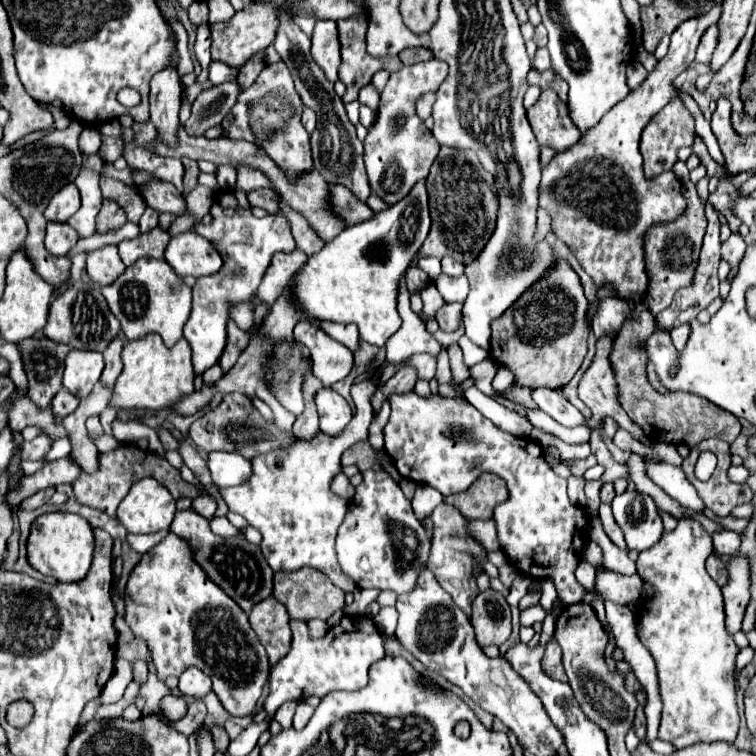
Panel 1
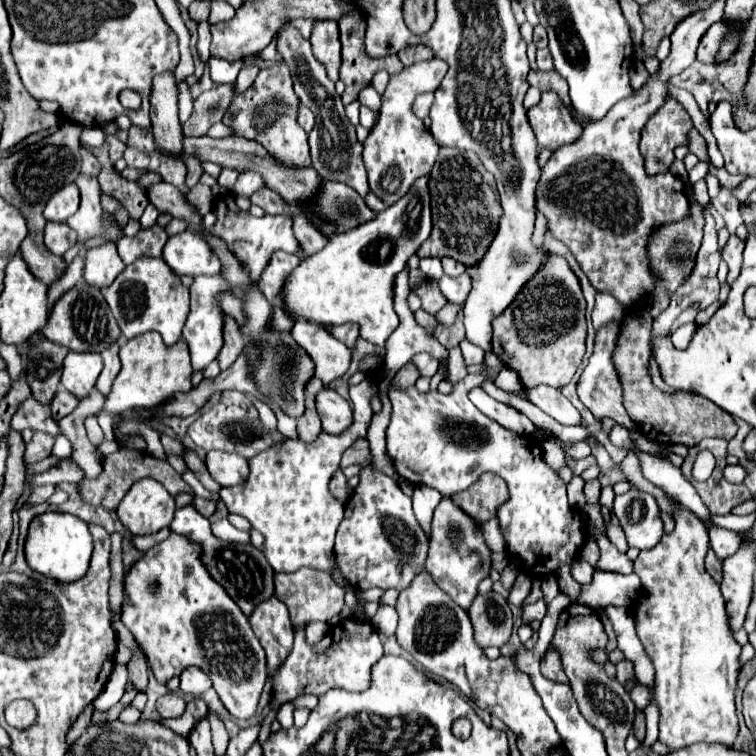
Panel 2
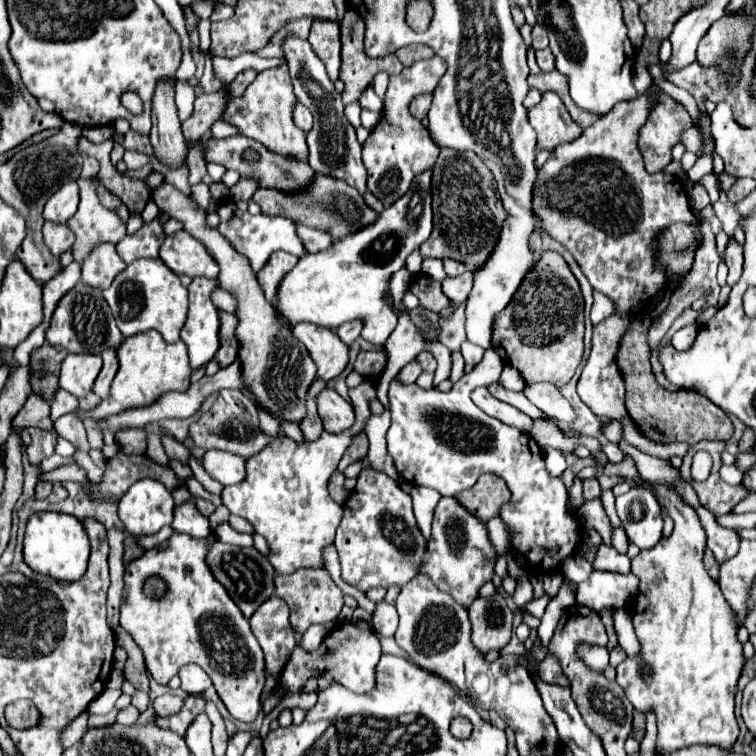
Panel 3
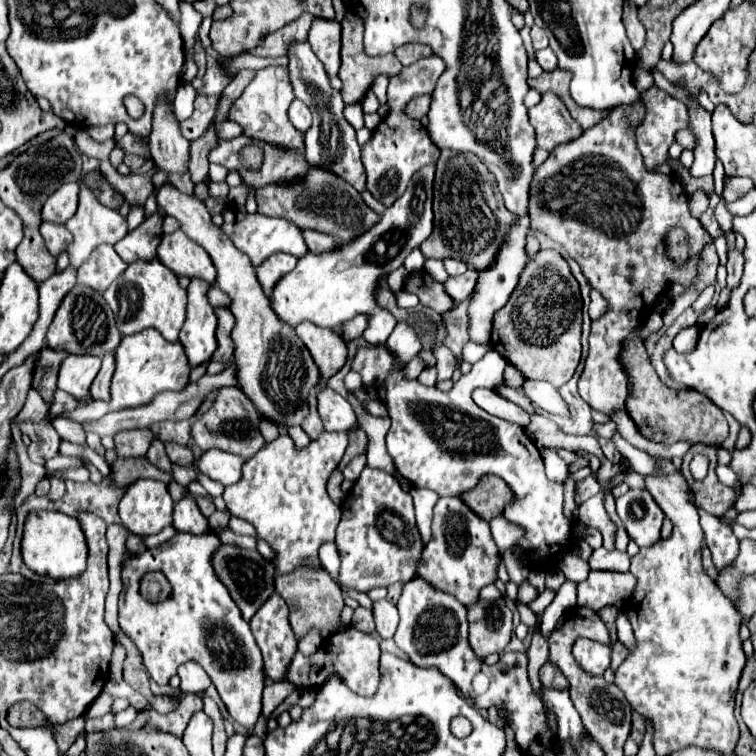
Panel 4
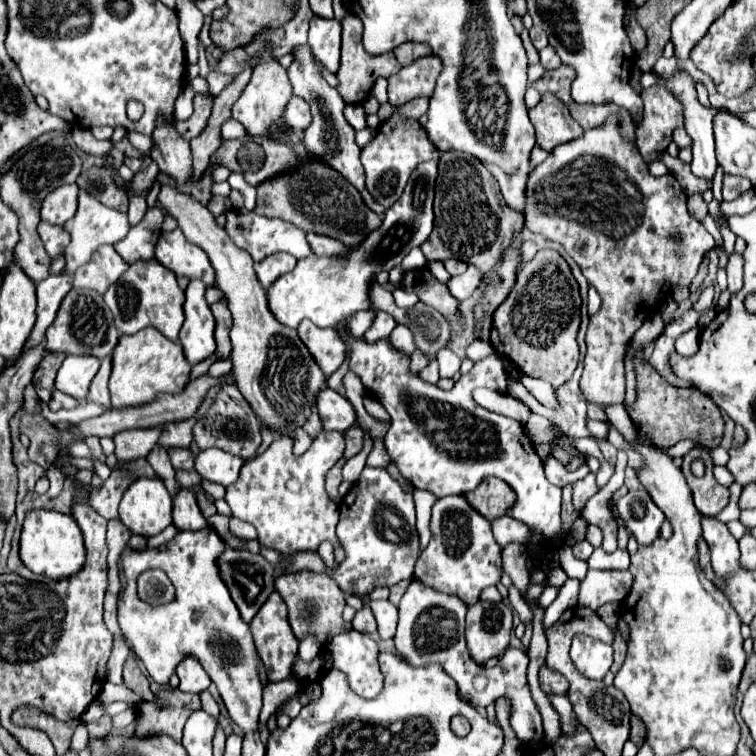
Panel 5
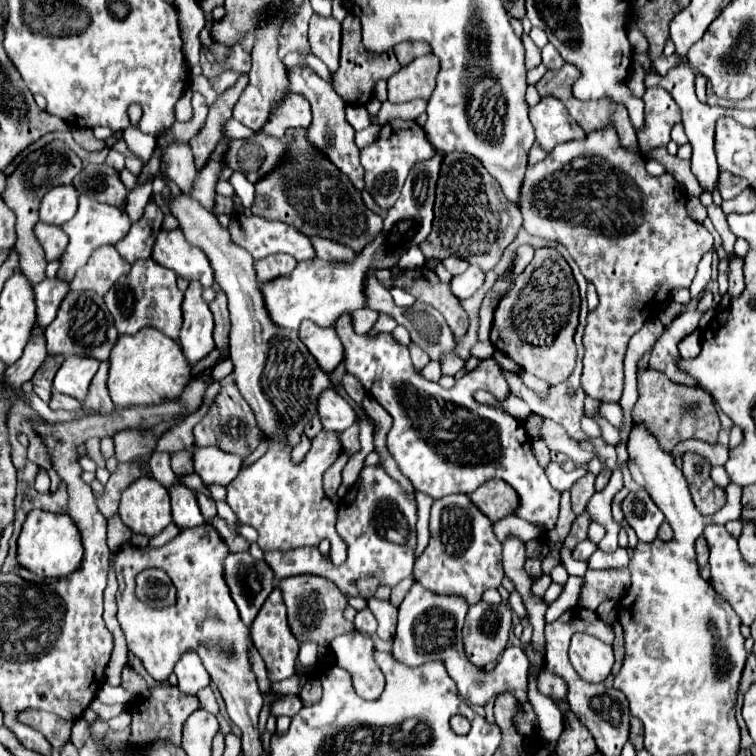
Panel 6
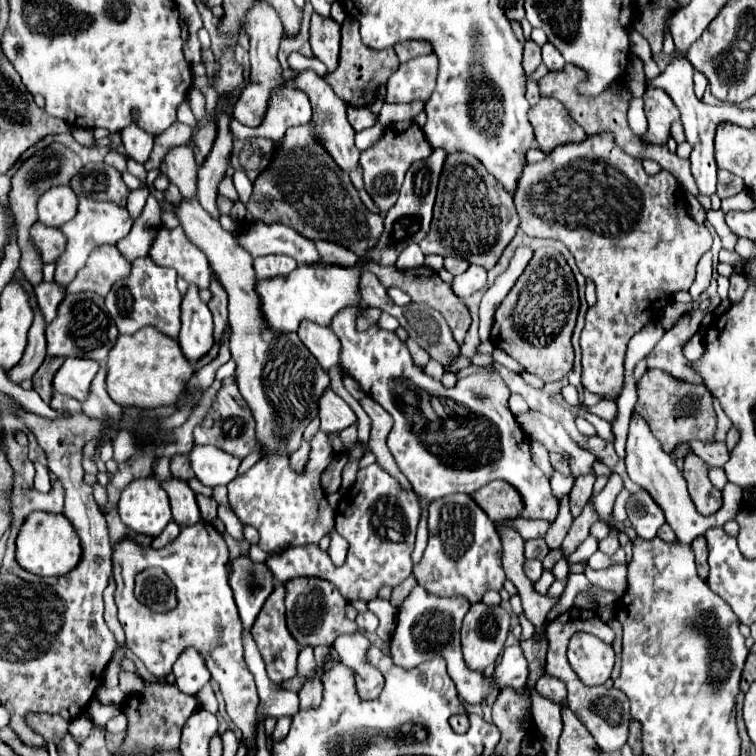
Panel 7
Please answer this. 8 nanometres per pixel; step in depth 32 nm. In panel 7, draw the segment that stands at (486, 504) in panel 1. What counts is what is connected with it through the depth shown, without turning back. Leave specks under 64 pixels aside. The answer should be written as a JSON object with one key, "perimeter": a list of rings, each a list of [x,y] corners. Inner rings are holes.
{"perimeter":[[[492,480],[472,494],[472,500],[488,514],[492,522],[520,516],[520,494],[504,480]]]}

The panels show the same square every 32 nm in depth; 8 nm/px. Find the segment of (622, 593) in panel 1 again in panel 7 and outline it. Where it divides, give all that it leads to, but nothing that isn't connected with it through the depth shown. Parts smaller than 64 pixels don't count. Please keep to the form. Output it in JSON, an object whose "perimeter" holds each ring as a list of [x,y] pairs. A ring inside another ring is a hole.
{"perimeter":[[[610,566],[604,570],[586,570],[584,574],[592,586],[602,588],[606,592],[612,592],[616,598],[620,598],[628,588],[626,566]]]}

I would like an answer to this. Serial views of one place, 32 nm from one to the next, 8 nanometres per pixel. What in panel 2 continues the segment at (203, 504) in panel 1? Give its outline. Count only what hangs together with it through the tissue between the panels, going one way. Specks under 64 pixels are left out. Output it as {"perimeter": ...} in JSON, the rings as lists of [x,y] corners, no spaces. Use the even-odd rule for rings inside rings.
{"perimeter":[[[194,498],[194,502],[192,502],[192,506],[202,514],[202,516],[206,516],[206,518],[210,518],[212,514],[214,514],[214,510],[216,510],[216,502],[214,500],[208,500],[208,498]]]}

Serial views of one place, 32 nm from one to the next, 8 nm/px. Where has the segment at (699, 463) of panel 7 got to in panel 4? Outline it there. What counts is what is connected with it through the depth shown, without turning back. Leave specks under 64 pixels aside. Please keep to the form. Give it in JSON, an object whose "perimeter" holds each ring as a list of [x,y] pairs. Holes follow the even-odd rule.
{"perimeter":[[[694,444],[682,462],[682,476],[688,482],[688,486],[692,488],[692,492],[696,492],[696,504],[708,512],[712,512],[714,516],[722,516],[742,494],[742,490],[734,490],[730,486],[724,486],[718,476],[716,476],[716,466],[718,466],[718,458],[716,458],[716,450],[720,450],[722,446],[710,446],[710,444]],[[698,452],[706,452],[710,456],[710,472],[706,476],[706,480],[698,482],[690,476],[690,460],[694,454]]]}

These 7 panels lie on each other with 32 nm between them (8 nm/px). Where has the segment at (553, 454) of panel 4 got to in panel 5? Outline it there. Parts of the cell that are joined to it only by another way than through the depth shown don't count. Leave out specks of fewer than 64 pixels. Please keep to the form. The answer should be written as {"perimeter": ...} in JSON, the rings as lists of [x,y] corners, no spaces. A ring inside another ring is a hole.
{"perimeter":[[[548,454],[548,460],[546,460],[544,466],[546,466],[546,478],[552,484],[560,484],[560,488],[566,486],[566,484],[572,484],[572,482],[576,482],[580,478],[584,478],[590,472],[588,466],[580,466],[576,472],[568,472],[564,468],[564,464],[560,460],[556,460],[552,454]]]}

